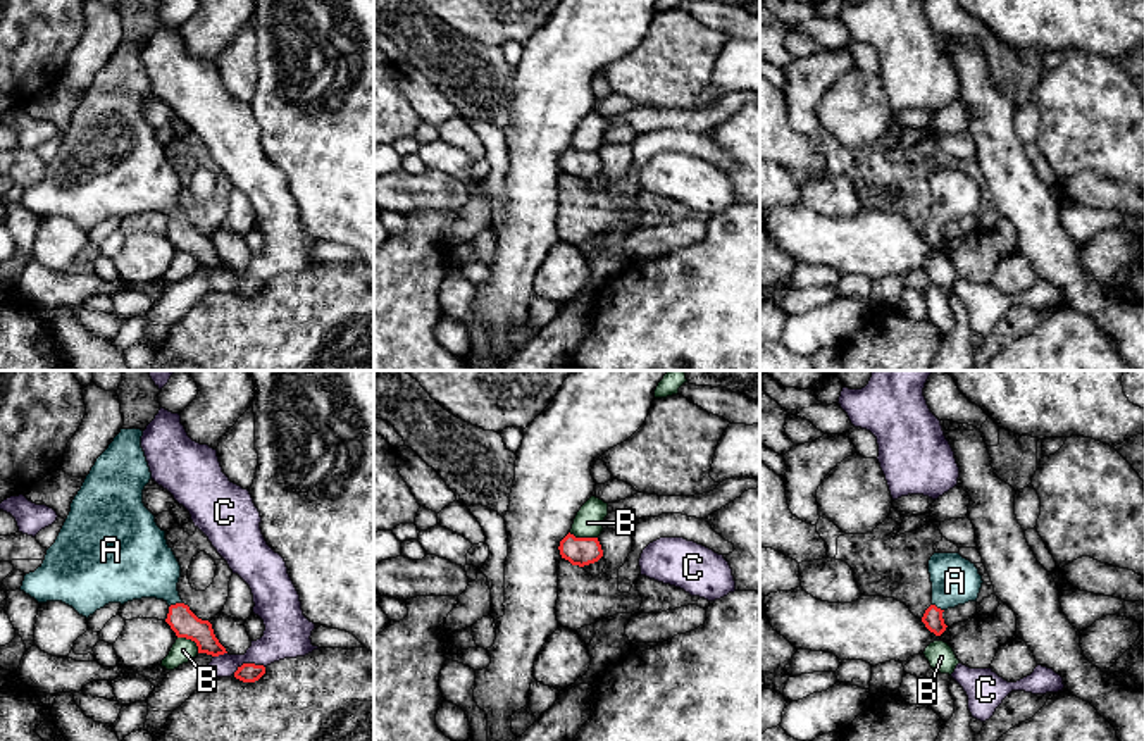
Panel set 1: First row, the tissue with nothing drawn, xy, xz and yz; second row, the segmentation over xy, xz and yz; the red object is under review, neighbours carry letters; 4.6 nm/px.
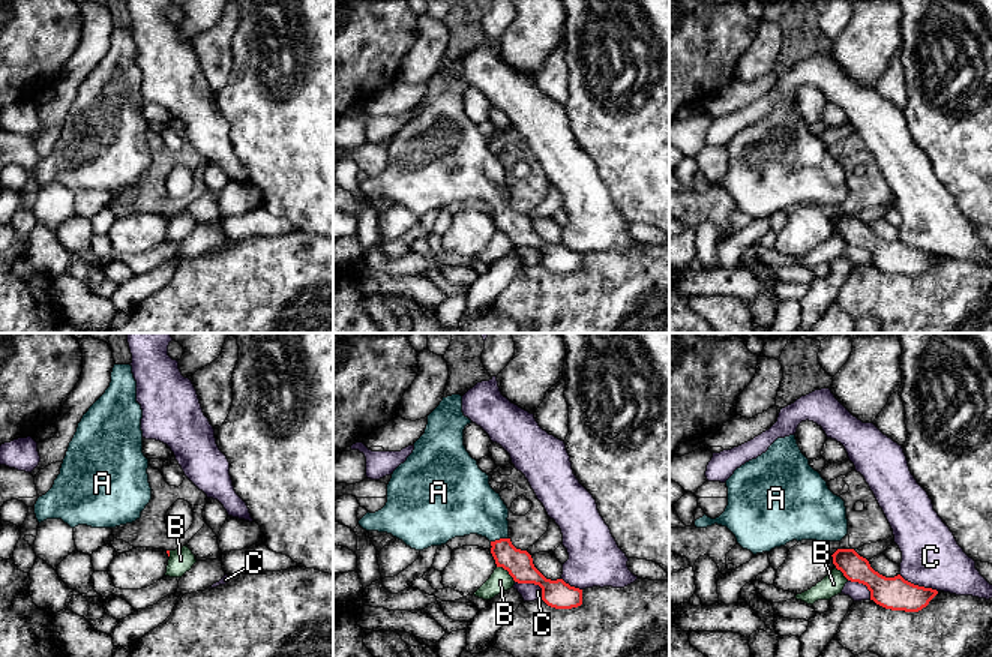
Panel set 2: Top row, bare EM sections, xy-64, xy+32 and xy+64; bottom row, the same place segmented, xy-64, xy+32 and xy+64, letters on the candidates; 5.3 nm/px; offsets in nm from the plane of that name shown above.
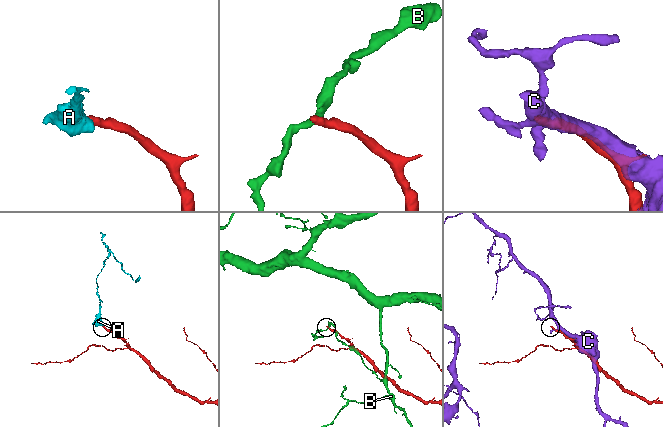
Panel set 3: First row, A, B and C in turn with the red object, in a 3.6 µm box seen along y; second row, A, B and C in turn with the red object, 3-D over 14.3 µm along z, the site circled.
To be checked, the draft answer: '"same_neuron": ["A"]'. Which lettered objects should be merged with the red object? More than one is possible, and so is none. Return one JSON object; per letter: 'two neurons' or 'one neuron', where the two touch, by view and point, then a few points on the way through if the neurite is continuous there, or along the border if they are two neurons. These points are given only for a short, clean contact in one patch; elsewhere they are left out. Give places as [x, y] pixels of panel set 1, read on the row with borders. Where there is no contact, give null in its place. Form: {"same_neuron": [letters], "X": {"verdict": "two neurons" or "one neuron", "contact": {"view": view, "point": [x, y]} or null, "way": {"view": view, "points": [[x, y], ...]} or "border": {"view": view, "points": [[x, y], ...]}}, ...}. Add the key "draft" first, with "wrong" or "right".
{"draft": "right", "same_neuron": ["A"], "A": {"verdict": "one neuron", "contact": {"view": "xy", "point": [176, 604]}, "way": {"view": "xy", "points": [[181, 619], [176, 604], [140, 564]]}}, "B": {"verdict": "two neurons", "contact": {"view": "xy", "point": [192, 640]}, "border": {"view": "xy", "points": [[178, 636], [190, 638], [198, 652]]}}, "C": {"verdict": "two neurons", "contact": {"view": "xy", "point": [248, 664]}}}

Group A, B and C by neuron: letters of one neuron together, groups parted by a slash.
A / B / C

